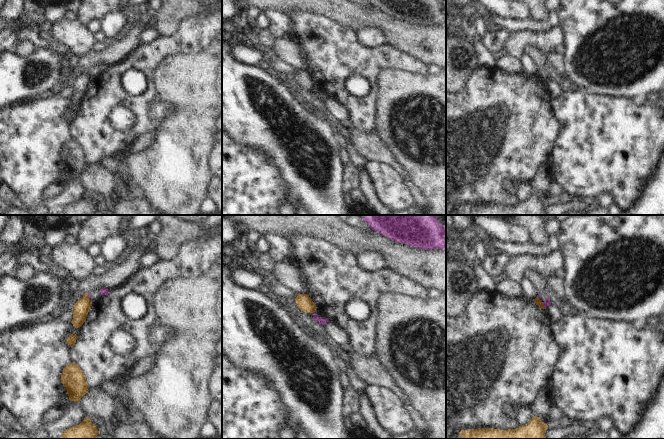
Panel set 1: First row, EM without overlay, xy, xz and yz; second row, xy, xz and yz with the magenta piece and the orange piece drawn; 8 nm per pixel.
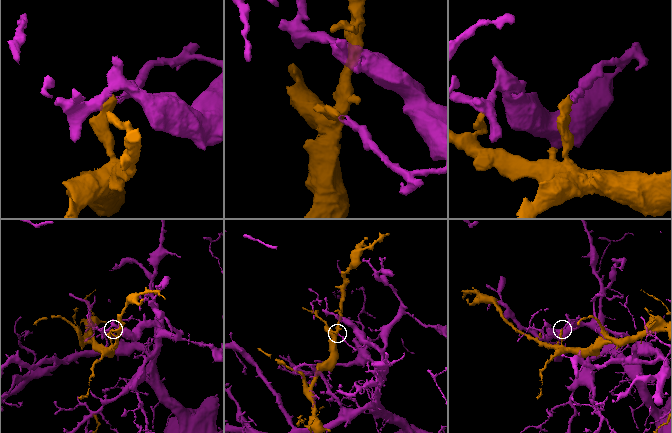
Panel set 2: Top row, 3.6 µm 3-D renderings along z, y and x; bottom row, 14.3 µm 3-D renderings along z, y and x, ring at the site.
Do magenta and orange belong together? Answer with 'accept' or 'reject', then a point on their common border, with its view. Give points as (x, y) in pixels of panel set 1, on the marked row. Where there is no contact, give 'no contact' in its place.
reject; meets magenta in xz at (314, 311)

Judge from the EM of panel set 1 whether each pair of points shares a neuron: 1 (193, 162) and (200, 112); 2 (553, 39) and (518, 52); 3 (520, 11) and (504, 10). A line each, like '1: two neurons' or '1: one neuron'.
1: one neuron
2: one neuron
3: one neuron

